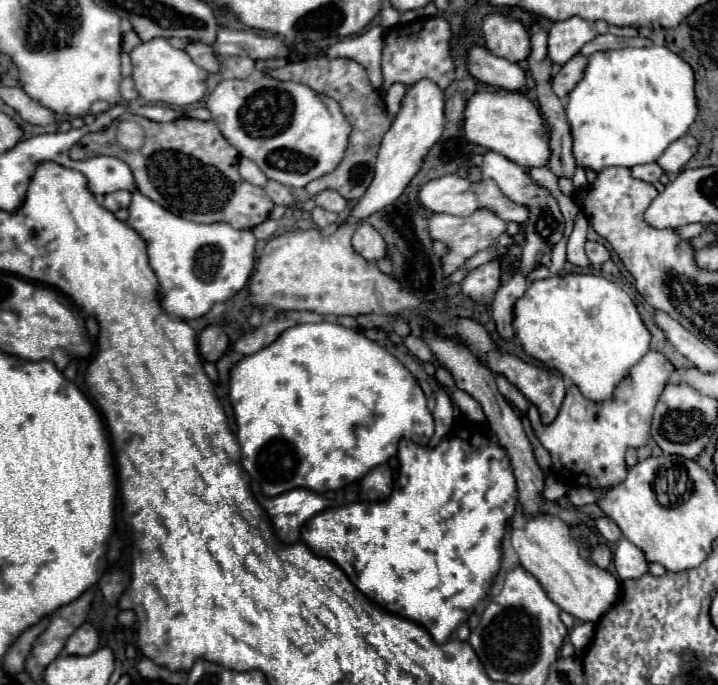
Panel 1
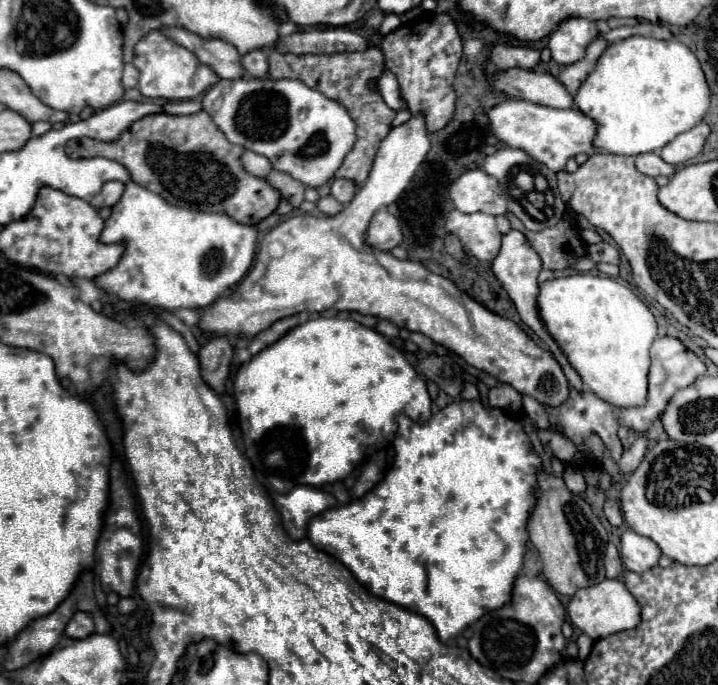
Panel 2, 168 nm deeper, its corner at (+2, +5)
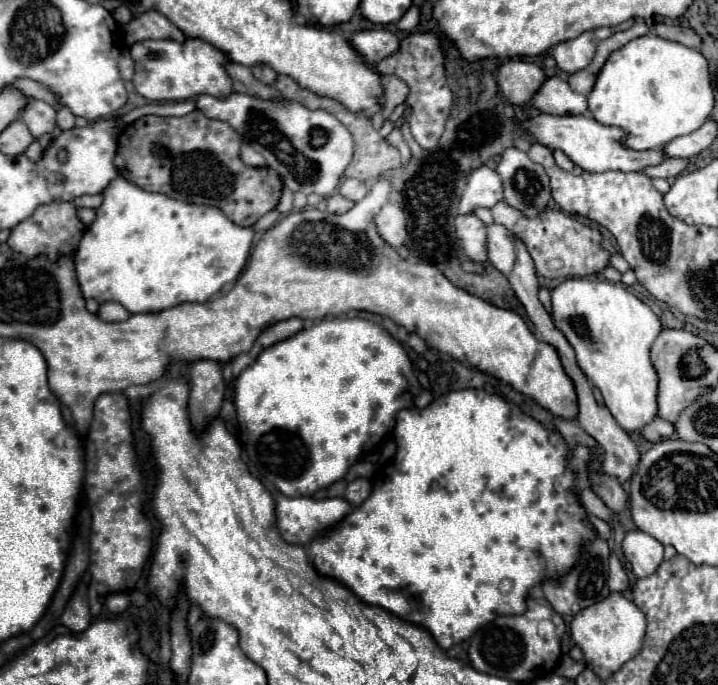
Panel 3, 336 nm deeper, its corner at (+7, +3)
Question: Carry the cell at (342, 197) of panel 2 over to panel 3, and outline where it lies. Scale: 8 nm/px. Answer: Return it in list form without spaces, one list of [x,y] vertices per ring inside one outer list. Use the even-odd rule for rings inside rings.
[[[344,179],[338,187],[338,193],[352,201],[360,201],[368,193],[368,185],[360,179]]]

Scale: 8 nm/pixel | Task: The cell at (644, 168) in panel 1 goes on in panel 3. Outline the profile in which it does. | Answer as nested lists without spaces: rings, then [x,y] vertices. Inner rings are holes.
[[[668,157],[664,163],[660,163],[656,167],[648,167],[642,173],[646,173],[648,177],[664,177],[664,179],[668,179],[668,177],[678,177],[686,169],[686,165],[688,165],[688,159],[672,159],[672,157]]]

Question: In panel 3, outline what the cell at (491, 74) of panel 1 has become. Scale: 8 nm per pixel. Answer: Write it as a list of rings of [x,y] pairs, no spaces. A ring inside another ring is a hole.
[[[550,77],[534,95],[532,105],[550,115],[586,115],[588,101],[586,95],[580,95],[570,89],[570,85],[560,77]]]

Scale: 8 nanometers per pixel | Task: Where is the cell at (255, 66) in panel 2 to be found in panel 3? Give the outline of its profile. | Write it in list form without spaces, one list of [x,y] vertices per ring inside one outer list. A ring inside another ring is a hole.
[[[256,65],[256,67],[252,67],[252,73],[254,73],[256,79],[260,79],[266,85],[272,85],[276,81],[276,77],[278,77],[278,73],[268,65]]]

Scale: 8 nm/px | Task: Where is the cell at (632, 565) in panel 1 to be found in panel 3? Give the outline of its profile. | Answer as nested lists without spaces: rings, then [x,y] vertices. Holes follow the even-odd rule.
[[[630,531],[624,537],[622,549],[638,579],[652,575],[664,557],[664,545],[644,531]]]

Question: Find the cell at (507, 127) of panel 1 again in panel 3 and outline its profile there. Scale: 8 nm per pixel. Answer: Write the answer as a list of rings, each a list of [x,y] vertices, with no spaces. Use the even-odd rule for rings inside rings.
[[[540,113],[536,117],[530,117],[526,123],[528,131],[536,137],[538,143],[546,145],[548,149],[562,149],[576,165],[580,165],[584,171],[642,171],[644,167],[652,167],[656,163],[662,163],[666,159],[662,149],[650,149],[650,151],[634,151],[624,147],[626,133],[620,127],[602,125],[592,117],[586,115],[570,115],[570,117],[556,117],[548,113]]]

